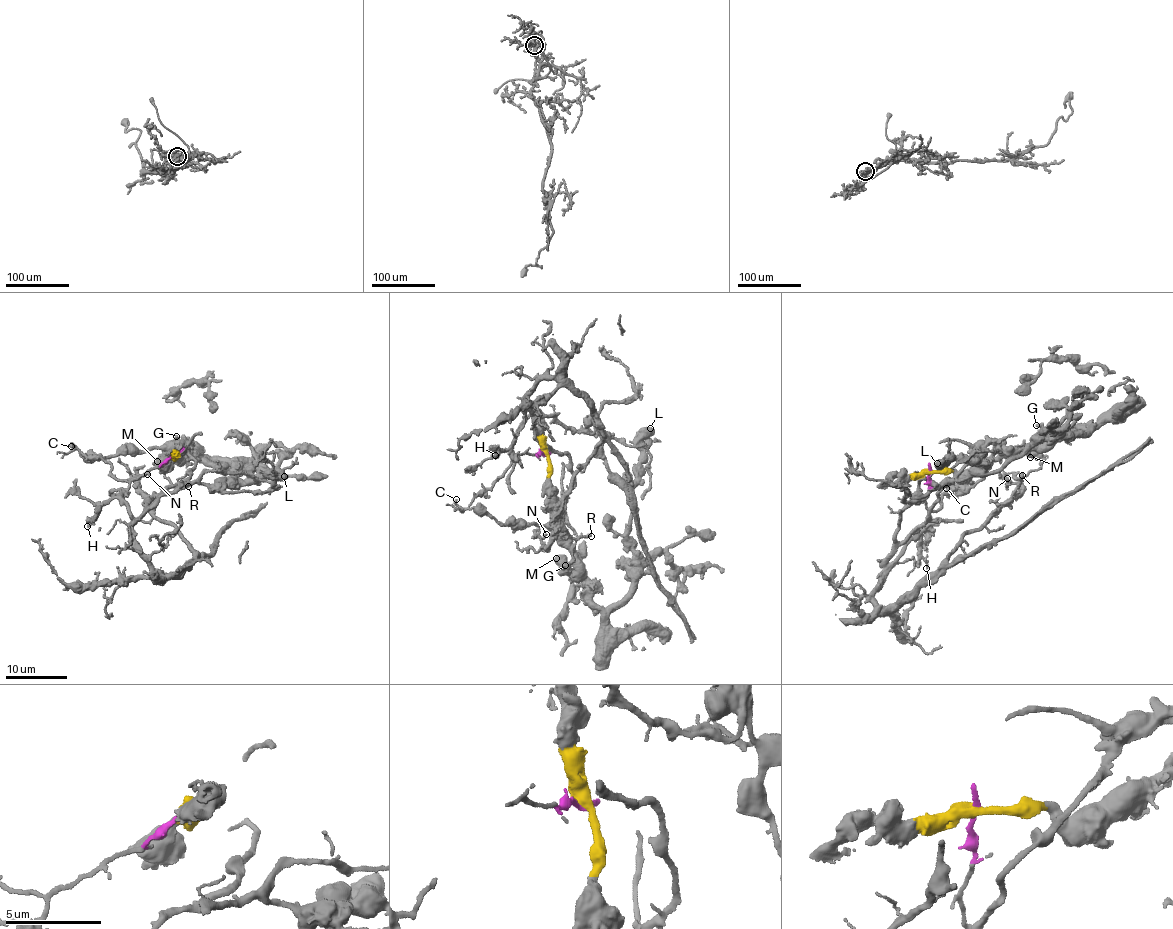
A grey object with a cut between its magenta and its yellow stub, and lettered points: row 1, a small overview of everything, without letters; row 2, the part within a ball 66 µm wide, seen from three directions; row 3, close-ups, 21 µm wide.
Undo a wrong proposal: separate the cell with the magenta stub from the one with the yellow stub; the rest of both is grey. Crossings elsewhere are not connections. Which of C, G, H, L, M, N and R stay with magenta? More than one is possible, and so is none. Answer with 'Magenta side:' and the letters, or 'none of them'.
Magenta side: C, H, N, R

